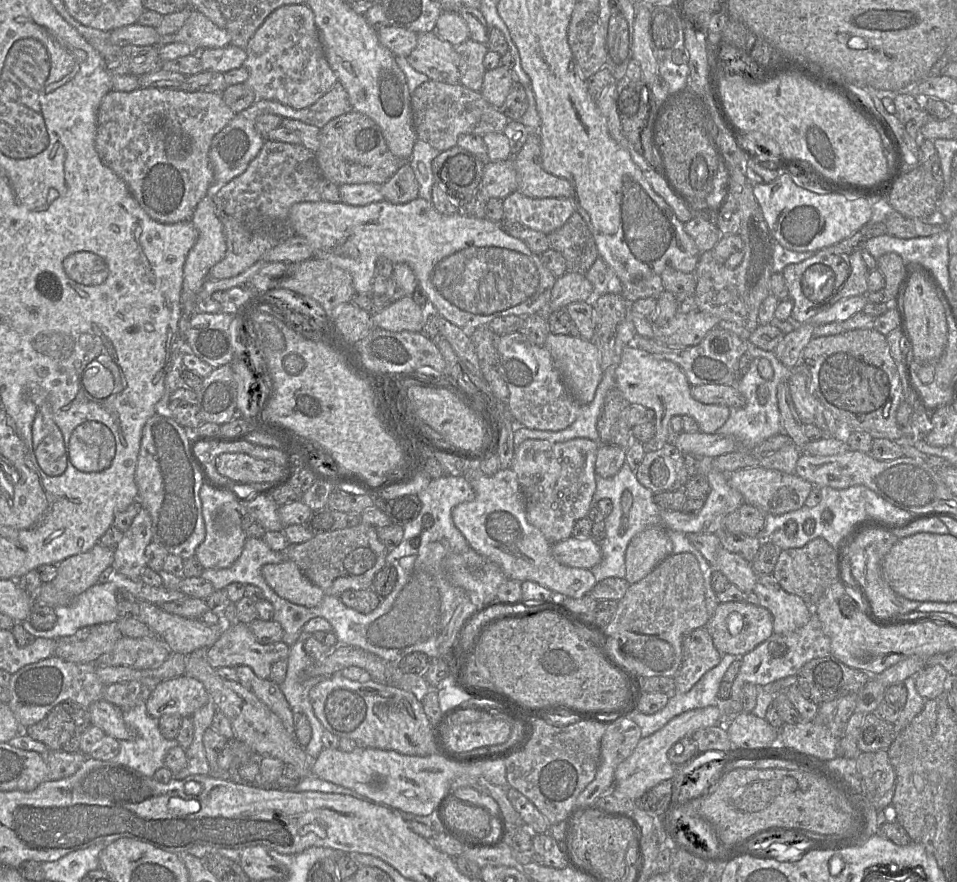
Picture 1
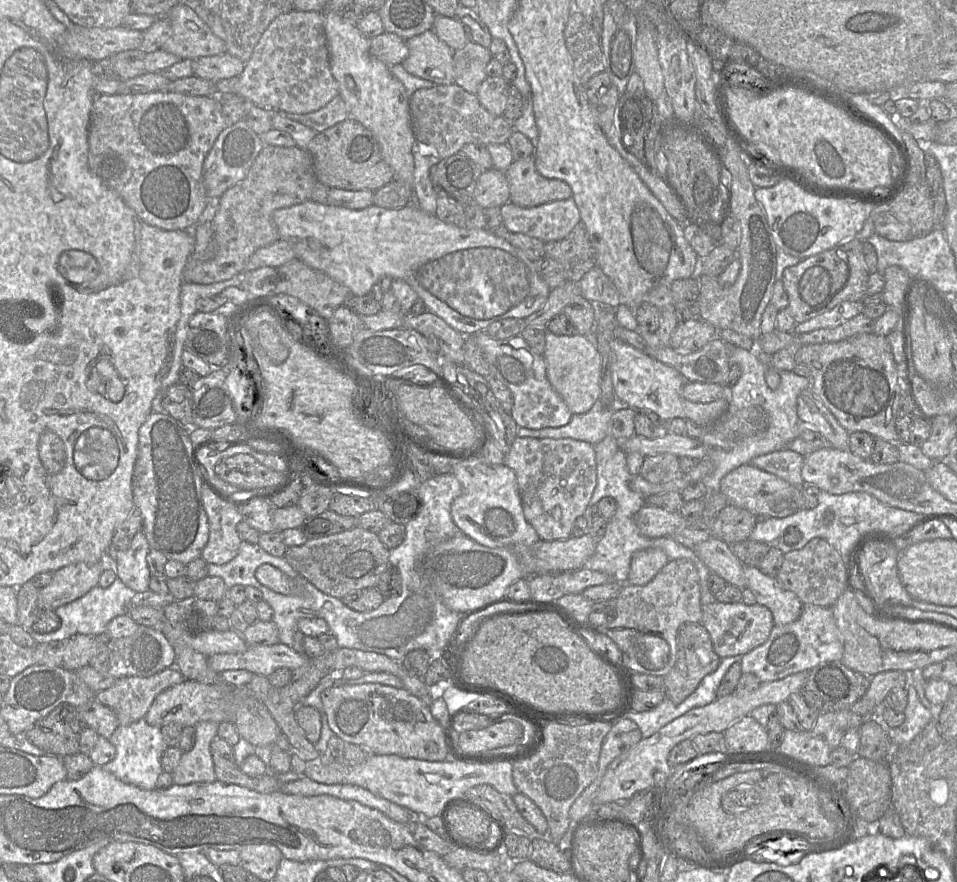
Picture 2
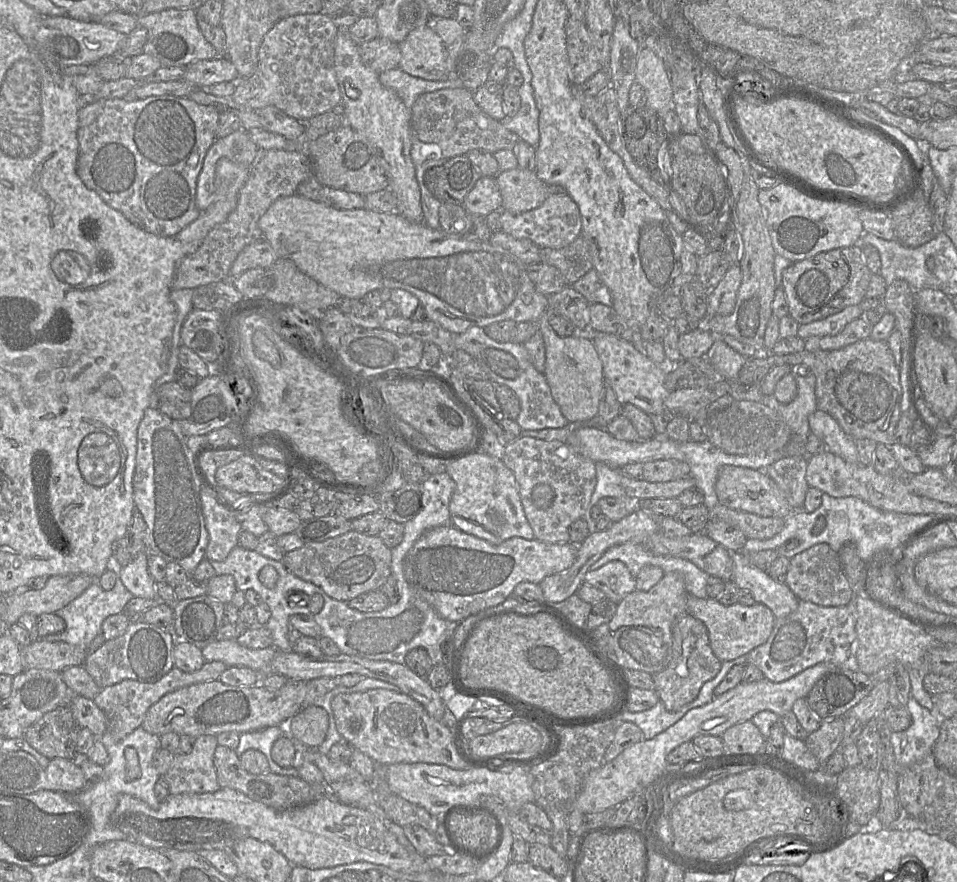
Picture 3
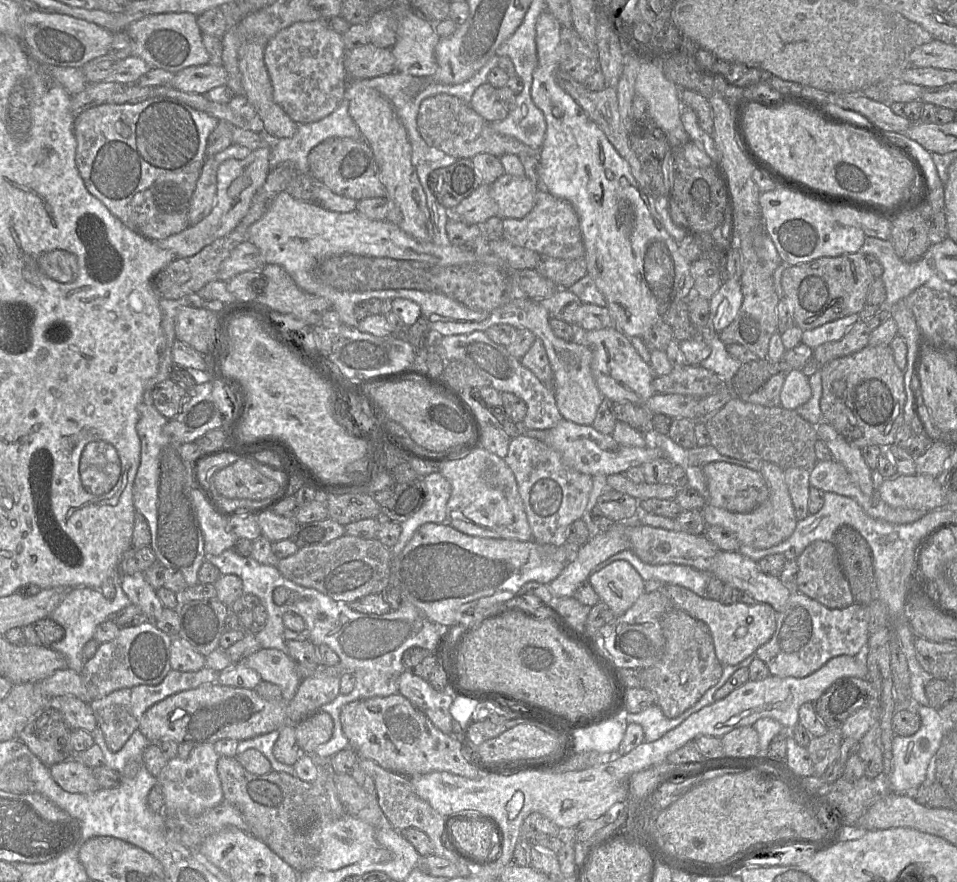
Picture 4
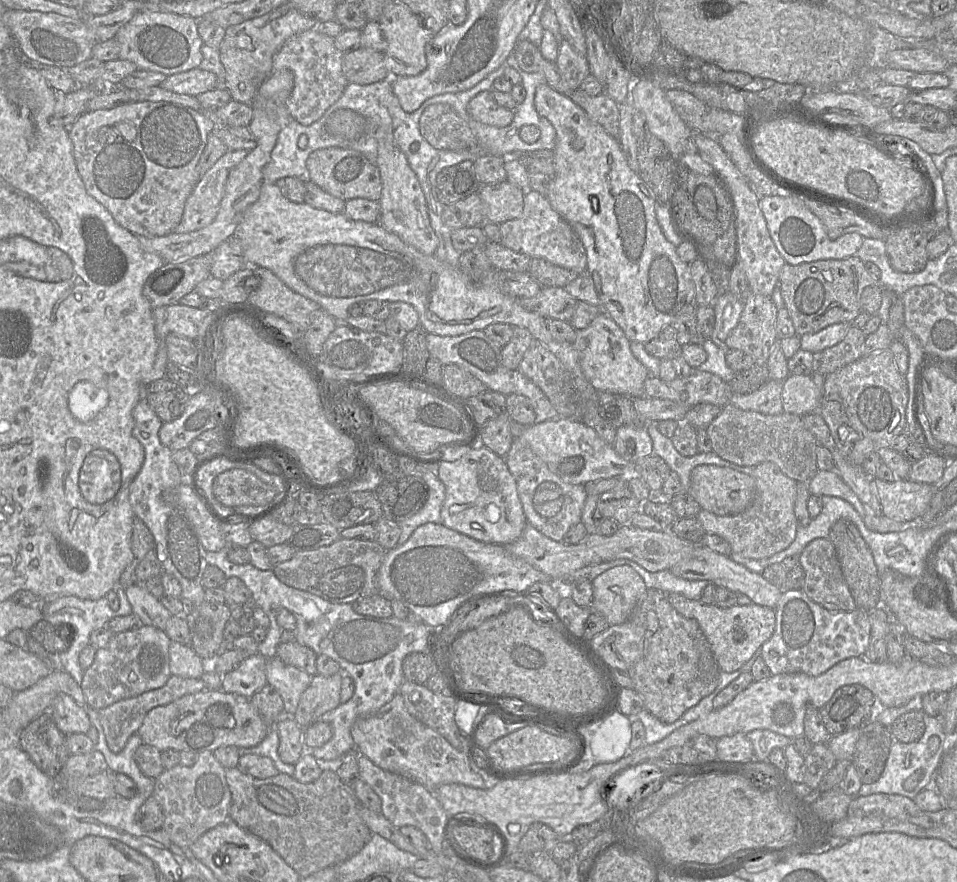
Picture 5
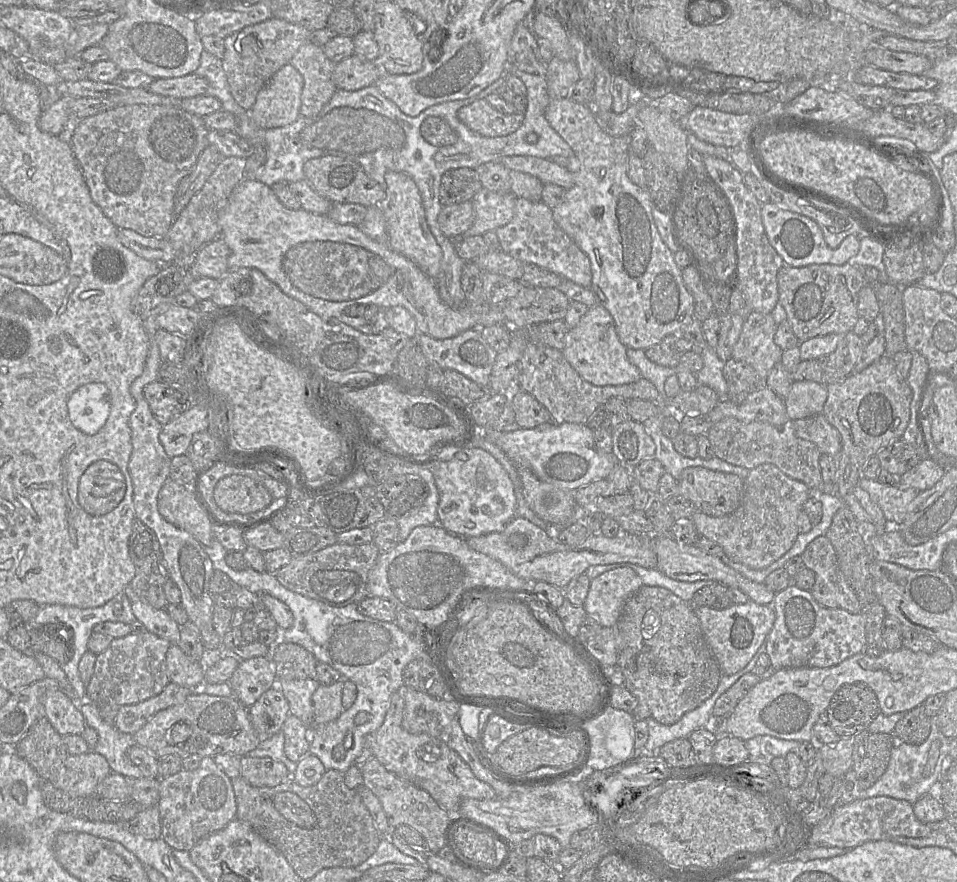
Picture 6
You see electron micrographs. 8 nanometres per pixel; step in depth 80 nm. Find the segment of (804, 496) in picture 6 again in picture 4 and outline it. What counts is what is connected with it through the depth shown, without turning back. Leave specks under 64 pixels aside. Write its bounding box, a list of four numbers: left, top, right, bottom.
[701,461,798,550]

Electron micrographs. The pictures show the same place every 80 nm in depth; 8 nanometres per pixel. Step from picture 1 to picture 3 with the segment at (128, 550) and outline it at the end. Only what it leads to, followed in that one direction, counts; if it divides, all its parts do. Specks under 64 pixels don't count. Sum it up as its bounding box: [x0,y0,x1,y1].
[119,551,157,599]

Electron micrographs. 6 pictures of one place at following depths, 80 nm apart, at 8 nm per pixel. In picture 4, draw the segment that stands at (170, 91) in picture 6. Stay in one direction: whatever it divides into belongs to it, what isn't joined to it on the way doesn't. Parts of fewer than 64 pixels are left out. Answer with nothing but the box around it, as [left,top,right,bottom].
[169,64,228,94]

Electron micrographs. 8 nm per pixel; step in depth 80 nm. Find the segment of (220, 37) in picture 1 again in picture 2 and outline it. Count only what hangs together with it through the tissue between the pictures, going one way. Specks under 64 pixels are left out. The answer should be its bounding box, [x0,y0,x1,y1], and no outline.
[160,4,226,60]

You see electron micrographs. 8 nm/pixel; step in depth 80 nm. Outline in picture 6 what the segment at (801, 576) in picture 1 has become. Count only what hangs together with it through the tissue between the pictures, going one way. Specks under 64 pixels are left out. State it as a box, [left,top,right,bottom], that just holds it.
[801,536,862,613]

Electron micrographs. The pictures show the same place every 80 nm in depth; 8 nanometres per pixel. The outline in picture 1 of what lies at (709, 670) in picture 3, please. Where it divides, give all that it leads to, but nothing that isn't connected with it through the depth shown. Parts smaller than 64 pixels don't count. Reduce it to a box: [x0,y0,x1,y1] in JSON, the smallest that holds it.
[673,627,722,693]

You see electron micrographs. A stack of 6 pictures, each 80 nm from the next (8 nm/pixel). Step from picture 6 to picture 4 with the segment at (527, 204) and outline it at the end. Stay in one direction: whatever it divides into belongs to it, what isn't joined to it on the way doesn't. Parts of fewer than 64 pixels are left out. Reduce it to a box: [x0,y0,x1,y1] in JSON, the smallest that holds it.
[502,189,585,259]

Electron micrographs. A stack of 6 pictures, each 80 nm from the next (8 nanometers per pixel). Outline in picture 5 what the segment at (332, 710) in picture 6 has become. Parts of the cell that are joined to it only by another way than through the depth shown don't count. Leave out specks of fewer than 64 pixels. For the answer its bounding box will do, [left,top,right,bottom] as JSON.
[293,672,343,729]

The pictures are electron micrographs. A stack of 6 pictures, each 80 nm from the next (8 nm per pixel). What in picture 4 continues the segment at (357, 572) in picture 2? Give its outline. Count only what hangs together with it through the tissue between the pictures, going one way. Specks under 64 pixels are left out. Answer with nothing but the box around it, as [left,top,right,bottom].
[276,535,391,603]

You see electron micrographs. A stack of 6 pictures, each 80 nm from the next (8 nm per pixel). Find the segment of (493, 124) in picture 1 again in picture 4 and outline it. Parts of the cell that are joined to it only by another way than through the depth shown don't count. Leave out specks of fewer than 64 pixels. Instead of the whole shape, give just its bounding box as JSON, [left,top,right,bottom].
[417,93,540,159]

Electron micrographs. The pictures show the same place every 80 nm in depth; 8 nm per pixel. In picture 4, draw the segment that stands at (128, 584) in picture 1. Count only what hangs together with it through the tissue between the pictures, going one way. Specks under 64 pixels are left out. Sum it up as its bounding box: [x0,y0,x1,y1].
[50,583,131,674]

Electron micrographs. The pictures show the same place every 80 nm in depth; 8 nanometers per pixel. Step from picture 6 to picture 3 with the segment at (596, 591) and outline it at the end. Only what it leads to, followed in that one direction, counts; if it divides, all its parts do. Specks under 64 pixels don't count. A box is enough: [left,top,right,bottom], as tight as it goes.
[584,560,636,604]

